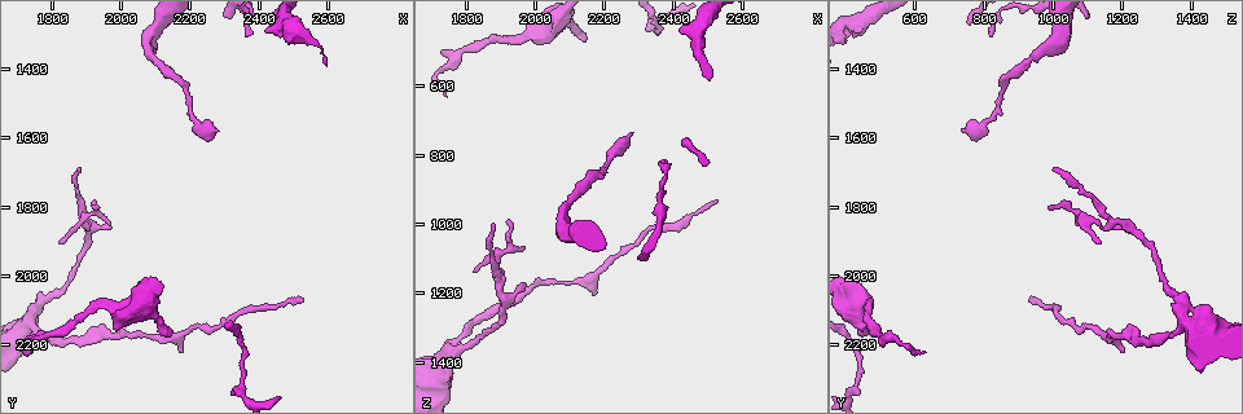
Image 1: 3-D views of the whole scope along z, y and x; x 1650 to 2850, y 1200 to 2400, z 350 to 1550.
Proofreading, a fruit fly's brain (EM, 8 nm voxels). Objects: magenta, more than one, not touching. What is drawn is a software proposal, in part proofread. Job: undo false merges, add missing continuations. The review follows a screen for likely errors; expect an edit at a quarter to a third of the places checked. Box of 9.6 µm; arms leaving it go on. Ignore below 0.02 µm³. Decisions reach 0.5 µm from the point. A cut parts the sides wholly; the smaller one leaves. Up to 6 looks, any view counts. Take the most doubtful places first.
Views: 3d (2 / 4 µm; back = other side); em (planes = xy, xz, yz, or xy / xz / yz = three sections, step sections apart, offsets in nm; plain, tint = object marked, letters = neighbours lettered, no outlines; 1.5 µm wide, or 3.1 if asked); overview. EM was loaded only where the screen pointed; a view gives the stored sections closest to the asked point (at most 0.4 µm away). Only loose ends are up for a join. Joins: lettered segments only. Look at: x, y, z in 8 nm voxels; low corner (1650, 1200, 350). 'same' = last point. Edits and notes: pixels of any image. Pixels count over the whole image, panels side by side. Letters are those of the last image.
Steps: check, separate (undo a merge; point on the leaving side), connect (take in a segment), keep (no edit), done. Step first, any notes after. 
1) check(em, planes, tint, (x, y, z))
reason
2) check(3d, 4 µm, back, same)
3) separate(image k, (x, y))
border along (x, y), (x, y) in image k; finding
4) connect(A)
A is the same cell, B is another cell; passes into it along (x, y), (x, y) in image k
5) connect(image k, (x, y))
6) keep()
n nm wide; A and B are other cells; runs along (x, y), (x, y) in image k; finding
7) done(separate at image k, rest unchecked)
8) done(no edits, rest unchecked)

check(em, yz, step 4, letters, (1740, 2220, 620))
thin end

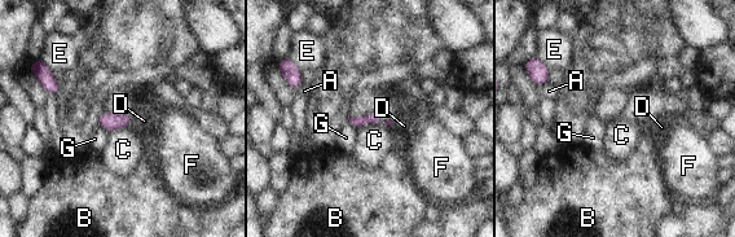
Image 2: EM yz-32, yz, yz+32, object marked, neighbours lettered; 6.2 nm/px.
check(em, planes, letters, same)
cut it another way

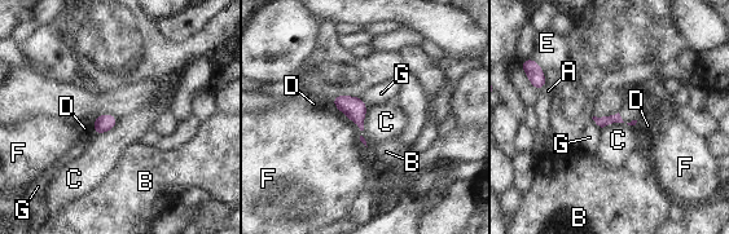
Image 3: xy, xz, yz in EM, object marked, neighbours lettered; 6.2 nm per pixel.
keep()
C touches over 170 nm; A, B, C, D, E, F and G are other cells; border along (118, 120), (105, 132), (96, 135) in image 3; none of them fits

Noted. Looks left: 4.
check(3d, 4 µm, (1900, 1840, 1180))
branch point

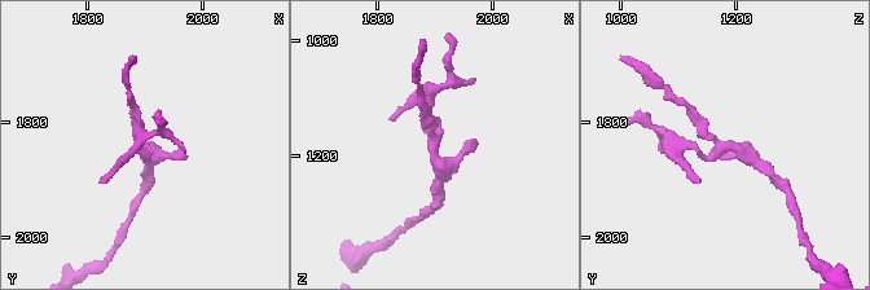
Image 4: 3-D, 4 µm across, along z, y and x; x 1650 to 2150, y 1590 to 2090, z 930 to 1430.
check(em, planes, plain, (1895, 1845, 1175))

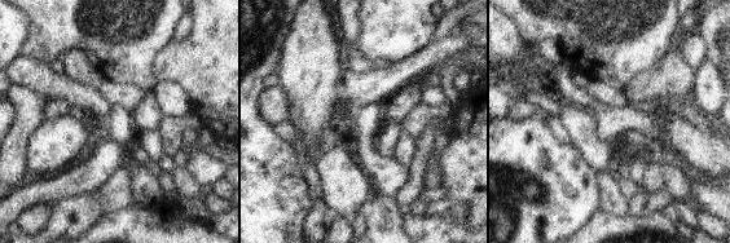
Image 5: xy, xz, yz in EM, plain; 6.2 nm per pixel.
check(em, planes, letters, same)

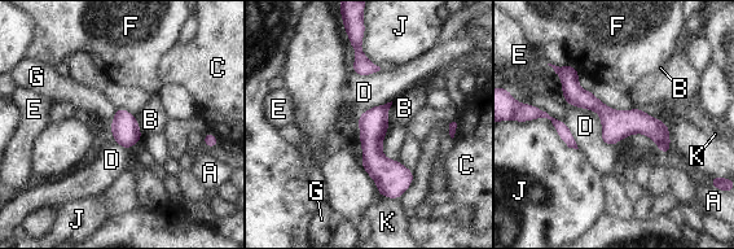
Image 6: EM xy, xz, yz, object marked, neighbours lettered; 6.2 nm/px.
keep()
A, B, C, D, E, F, G, J and K are other cells; runs along (561, 73), (666, 149) in image 6; all the same neuron

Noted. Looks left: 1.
done(no edits, rest unchecked)

